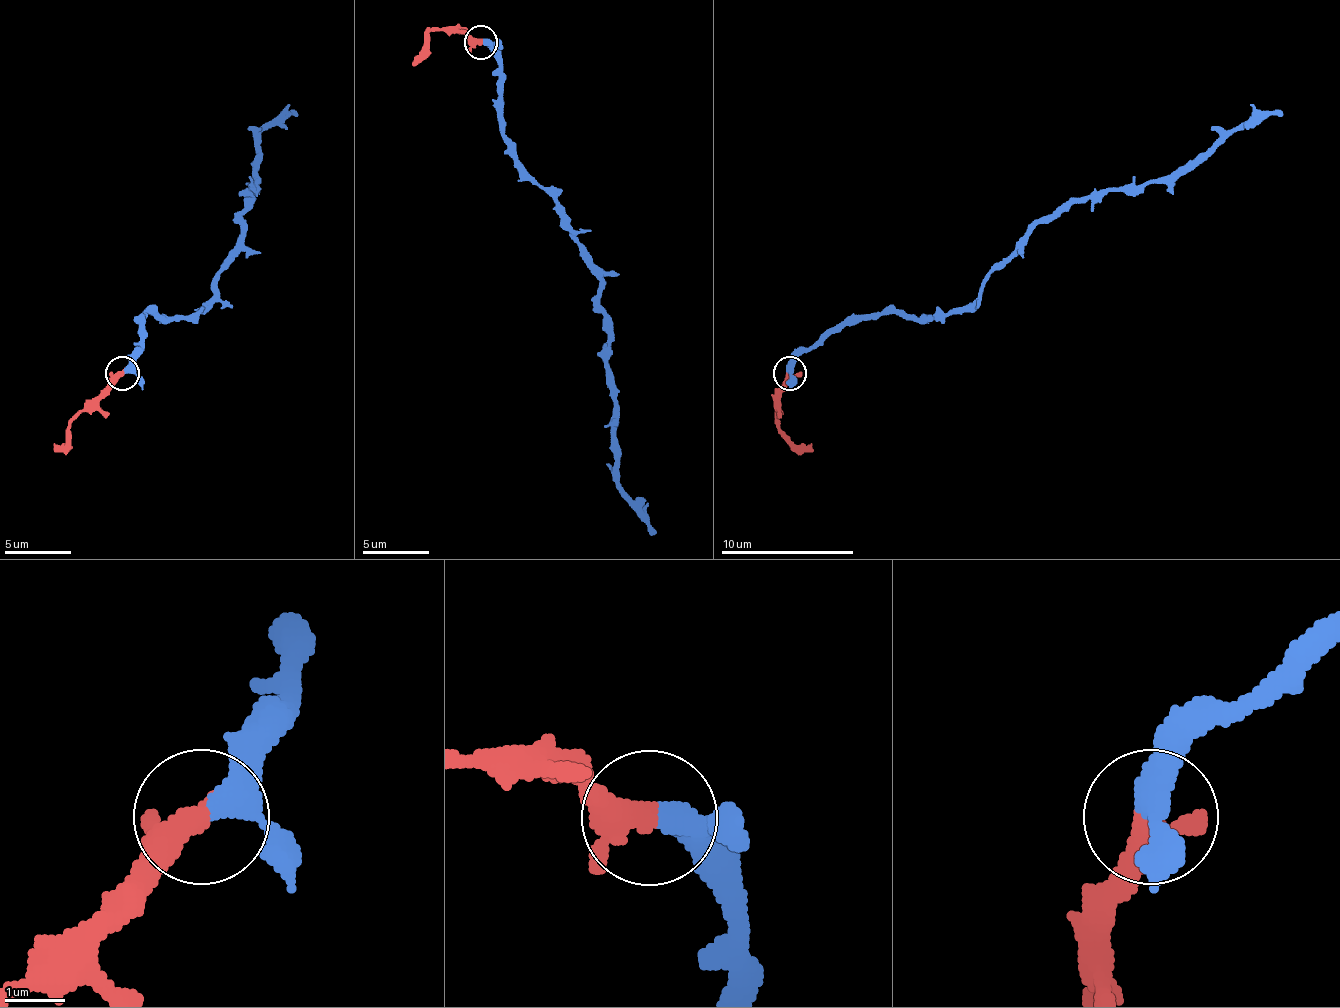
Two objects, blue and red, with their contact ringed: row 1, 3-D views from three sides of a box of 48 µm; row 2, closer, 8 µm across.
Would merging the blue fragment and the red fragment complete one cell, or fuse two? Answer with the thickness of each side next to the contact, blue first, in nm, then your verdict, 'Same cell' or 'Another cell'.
Thickness 320 nm (blue) against 320 nm. Same cell

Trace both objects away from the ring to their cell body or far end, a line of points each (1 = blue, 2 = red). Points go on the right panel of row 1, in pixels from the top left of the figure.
1: (790, 372), (804, 352), (864, 319), (967, 305), (1030, 232), (1074, 202), (1174, 182), (1227, 139), (1284, 115)
2: (790, 372), (780, 389), (777, 425), (814, 452)

